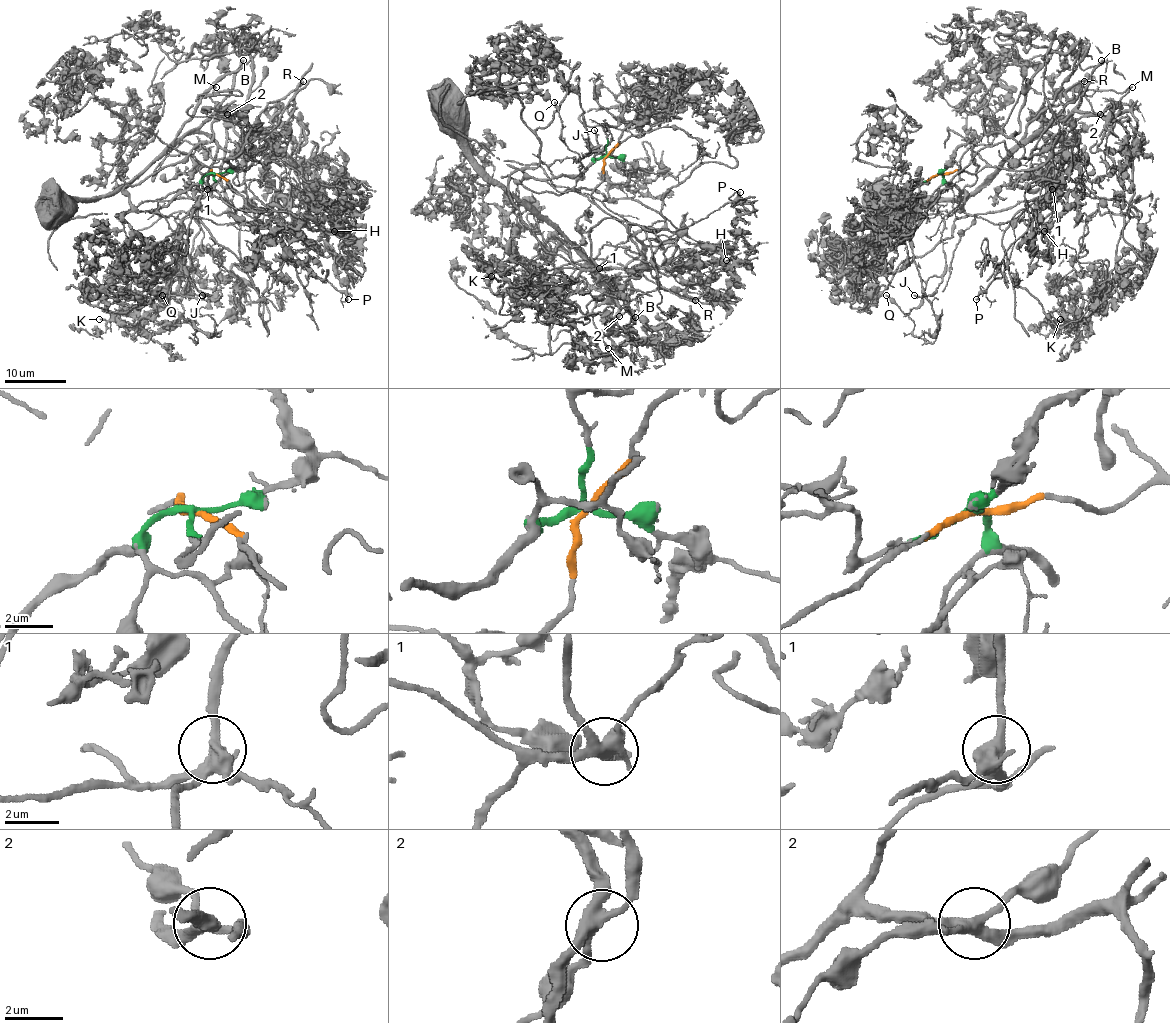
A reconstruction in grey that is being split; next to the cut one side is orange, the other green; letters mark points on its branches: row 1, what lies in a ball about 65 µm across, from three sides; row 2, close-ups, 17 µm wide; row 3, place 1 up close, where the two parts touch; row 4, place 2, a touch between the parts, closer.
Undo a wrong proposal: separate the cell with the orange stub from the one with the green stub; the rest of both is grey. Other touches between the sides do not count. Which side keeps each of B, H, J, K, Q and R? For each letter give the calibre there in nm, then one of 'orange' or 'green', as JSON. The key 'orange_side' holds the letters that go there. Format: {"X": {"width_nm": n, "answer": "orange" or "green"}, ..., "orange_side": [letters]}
{"B": {"width_nm": 380, "answer": "orange"}, "H": {"width_nm": 440, "answer": "orange"}, "J": {"width_nm": 190, "answer": "green"}, "K": {"width_nm": 200, "answer": "orange"}, "Q": {"width_nm": 190, "answer": "green"}, "R": {"width_nm": 170, "answer": "orange"}, "orange_side": ["B", "H", "K", "R"]}

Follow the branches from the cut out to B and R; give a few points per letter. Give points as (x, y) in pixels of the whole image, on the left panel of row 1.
B: (215, 173), (199, 170), (242, 170), (252, 162), (247, 155), (222, 150), (199, 129), (230, 92), (244, 59)
R: (215, 173), (199, 170), (261, 149), (319, 156), (312, 170), (279, 192), (233, 181), (258, 115), (302, 81)

